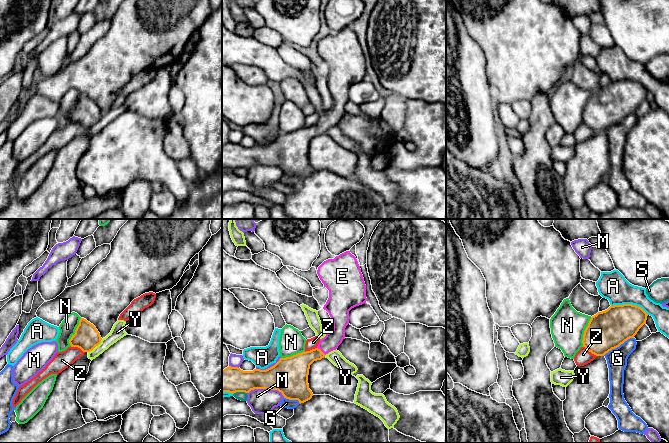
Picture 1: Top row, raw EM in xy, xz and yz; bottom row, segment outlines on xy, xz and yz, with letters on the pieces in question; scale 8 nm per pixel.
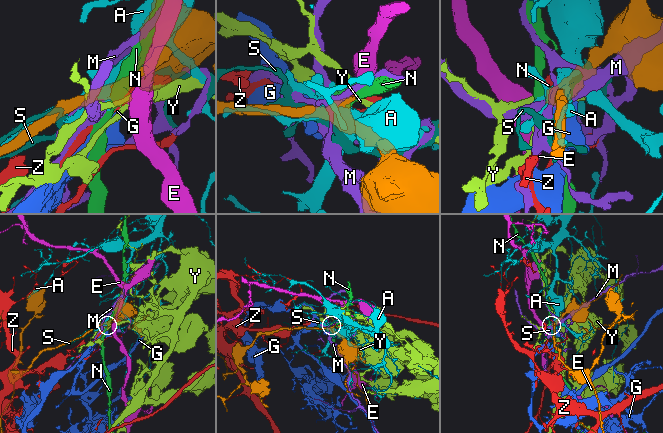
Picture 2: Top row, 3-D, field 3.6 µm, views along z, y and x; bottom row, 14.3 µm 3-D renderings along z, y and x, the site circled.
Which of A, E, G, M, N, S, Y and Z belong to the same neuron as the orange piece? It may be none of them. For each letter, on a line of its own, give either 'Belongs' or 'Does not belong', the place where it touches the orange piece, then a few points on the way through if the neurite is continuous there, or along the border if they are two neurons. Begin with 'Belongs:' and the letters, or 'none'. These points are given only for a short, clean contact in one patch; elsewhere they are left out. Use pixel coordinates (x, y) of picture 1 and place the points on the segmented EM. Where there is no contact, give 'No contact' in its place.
Belongs: E
A: Does not belong. Touches orange at yz (630, 304)
E: Belongs. Touches orange at xz (320, 350). Path across: xz (296, 368), (305, 359), (320, 350), (333, 339)
G: Does not belong. Touches orange at yz (618, 346). Boundary: yz (633, 337), (630, 337), (603, 355)
M: Does not belong. Touches orange at xz (266, 388)
N: Does not belong. Touches orange at yz (584, 332). Boundary: yz (591, 317), (584, 331), (582, 346)
S: Does not belong. Touches orange at xz (239, 391)
Y: Does not belong. Touches orange at xy (95, 346)
Z: Does not belong. Touches orange at xy (77, 346). Boundary: xy (70, 346), (76, 346), (84, 352)

